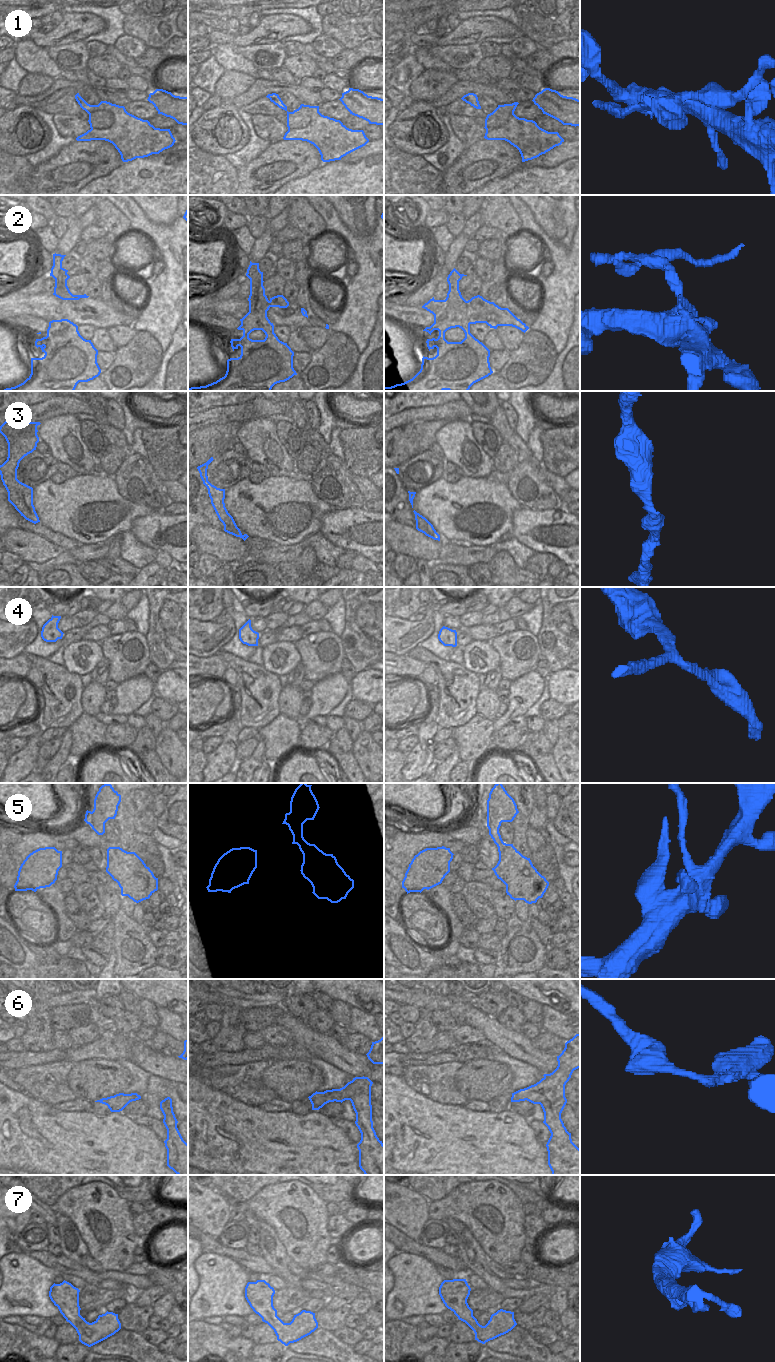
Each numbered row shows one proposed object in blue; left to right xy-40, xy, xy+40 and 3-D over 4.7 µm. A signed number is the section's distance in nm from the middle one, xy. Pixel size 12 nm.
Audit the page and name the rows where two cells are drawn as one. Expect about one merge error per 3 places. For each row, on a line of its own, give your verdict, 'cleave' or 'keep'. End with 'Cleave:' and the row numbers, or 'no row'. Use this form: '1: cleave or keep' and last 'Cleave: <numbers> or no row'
1: cleave
2: cleave
3: keep
4: keep
5: keep
6: keep
7: keep
Cleave: 1, 2

